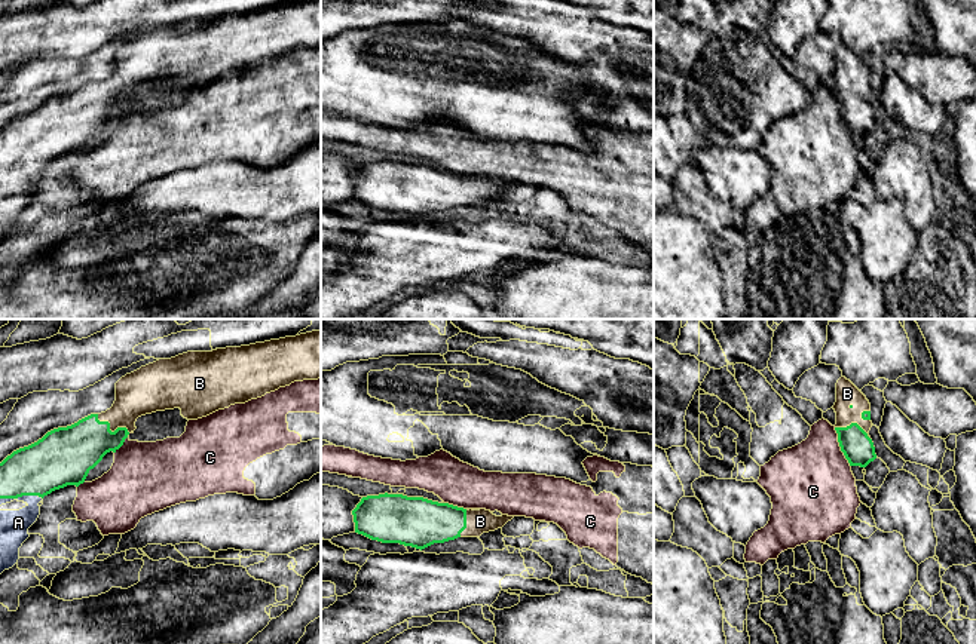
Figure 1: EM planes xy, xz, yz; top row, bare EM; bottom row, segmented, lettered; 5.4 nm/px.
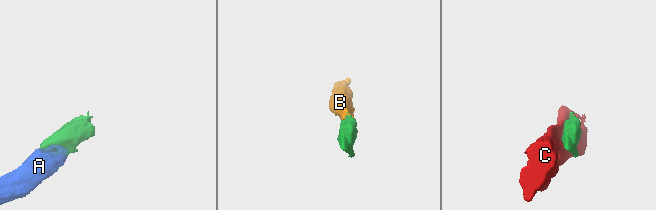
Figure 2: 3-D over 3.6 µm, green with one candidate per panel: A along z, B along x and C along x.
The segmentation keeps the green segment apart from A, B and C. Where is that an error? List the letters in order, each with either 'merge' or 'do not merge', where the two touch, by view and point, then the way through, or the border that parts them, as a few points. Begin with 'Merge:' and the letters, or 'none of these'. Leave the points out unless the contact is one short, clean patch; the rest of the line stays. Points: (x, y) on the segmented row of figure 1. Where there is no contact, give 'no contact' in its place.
Merge: A, B
A: merge; meets green in xy at (21, 496)
B: merge; meets green in xy at (109, 429); runs through xy (70, 453), (92, 436), (109, 429), (124, 414), (137, 393)
C: do not merge; meets green in yz at (840, 445)

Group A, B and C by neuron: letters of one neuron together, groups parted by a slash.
A B / C

